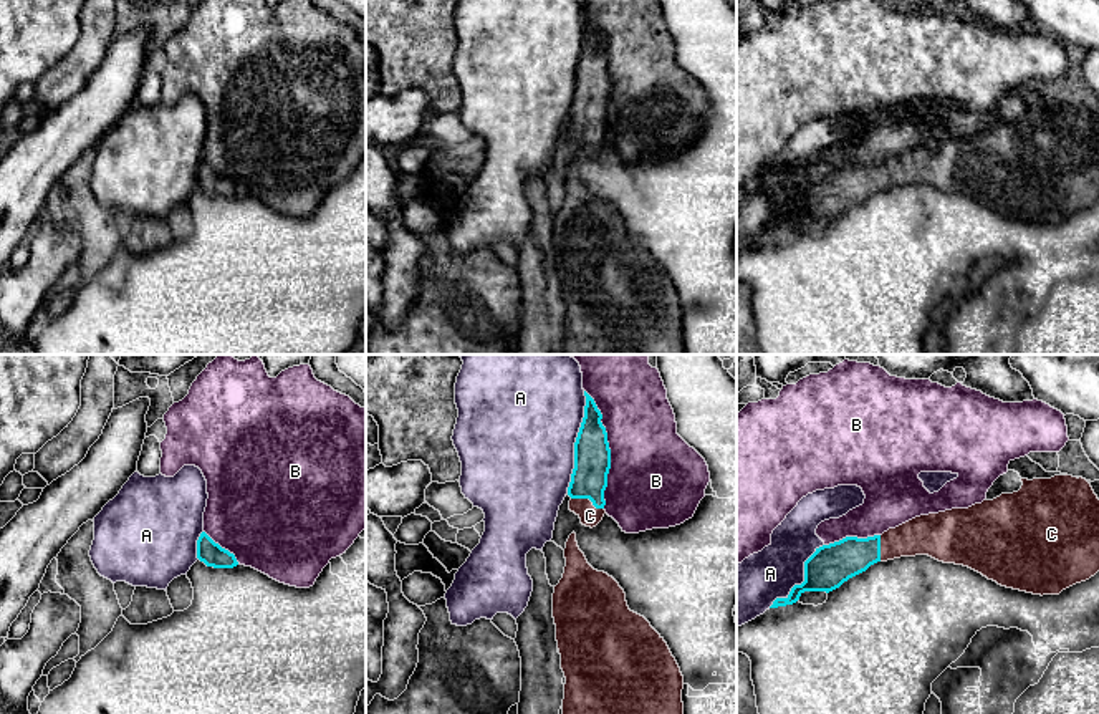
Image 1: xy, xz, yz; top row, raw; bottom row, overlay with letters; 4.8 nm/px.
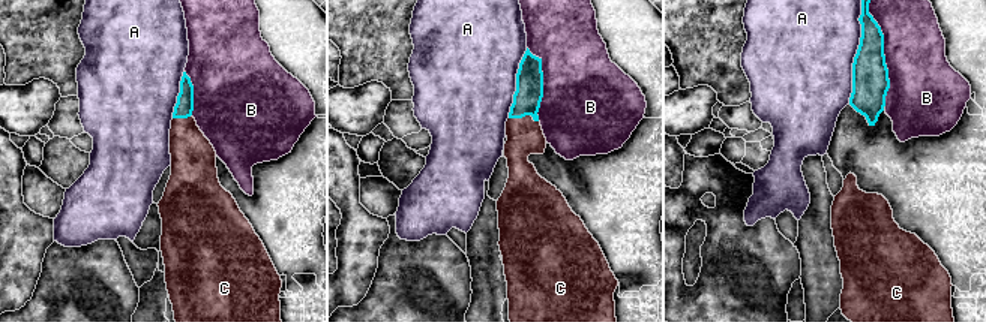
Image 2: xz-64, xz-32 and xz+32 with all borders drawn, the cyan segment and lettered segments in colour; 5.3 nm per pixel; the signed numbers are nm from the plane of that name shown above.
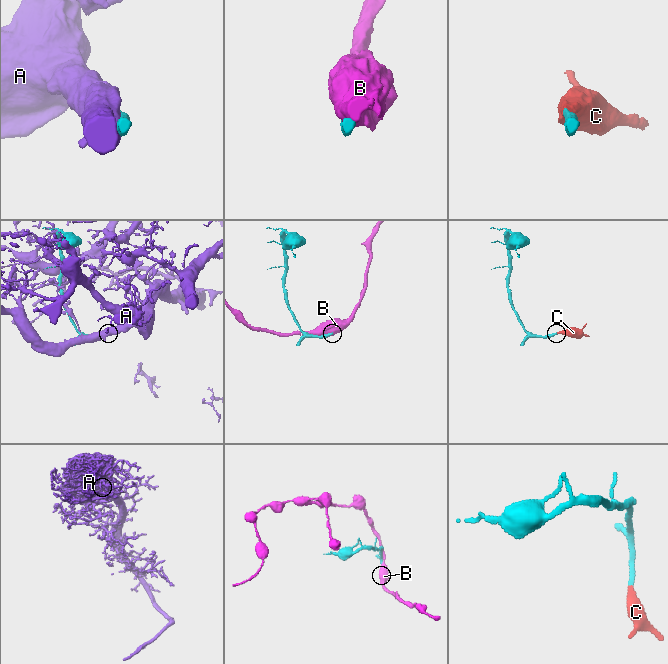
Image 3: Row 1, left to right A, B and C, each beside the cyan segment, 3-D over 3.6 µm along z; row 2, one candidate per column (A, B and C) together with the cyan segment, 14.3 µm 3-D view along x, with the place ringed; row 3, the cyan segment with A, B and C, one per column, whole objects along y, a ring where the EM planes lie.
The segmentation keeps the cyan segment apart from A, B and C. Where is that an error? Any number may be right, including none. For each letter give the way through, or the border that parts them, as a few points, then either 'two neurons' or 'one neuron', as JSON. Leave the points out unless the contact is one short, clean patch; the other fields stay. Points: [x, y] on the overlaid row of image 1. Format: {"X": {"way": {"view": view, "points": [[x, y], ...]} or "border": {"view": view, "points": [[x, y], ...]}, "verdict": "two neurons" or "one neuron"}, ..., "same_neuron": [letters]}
{"A": {"verdict": "two neurons"}, "B": {"verdict": "two neurons"}, "C": {"way": {"view": "xz", "points": [[591, 449], [588, 497], [590, 516]]}, "verdict": "one neuron"}, "same_neuron": ["C"]}

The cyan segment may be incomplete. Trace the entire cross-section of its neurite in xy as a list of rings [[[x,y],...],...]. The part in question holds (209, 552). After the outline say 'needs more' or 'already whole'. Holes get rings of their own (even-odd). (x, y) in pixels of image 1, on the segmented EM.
[[[205,532],[197,540],[197,558],[214,568],[233,568],[238,565],[235,555],[215,543]]]; already whole

